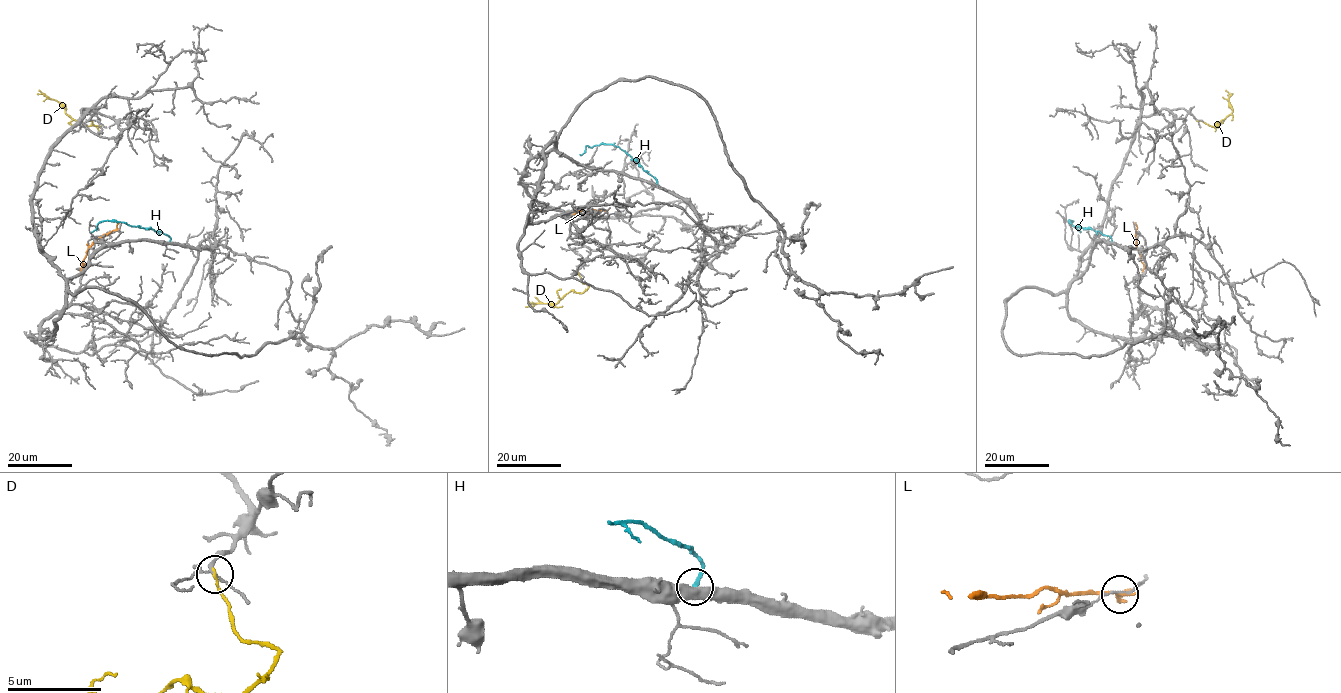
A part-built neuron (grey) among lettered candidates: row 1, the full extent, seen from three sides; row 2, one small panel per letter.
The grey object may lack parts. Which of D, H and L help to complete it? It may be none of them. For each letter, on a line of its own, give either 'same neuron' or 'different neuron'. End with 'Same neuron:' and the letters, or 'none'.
D: different neuron
H: different neuron
L: different neuron
Same neuron: none

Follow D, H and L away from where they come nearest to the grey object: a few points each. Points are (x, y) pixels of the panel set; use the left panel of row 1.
D: (89, 120), (100, 126), (84, 125), (73, 120), (56, 100), (39, 90)
H: (169, 242), (170, 237), (160, 231), (124, 223), (100, 221), (91, 232)
L: (116, 230), (93, 242), (80, 272)

